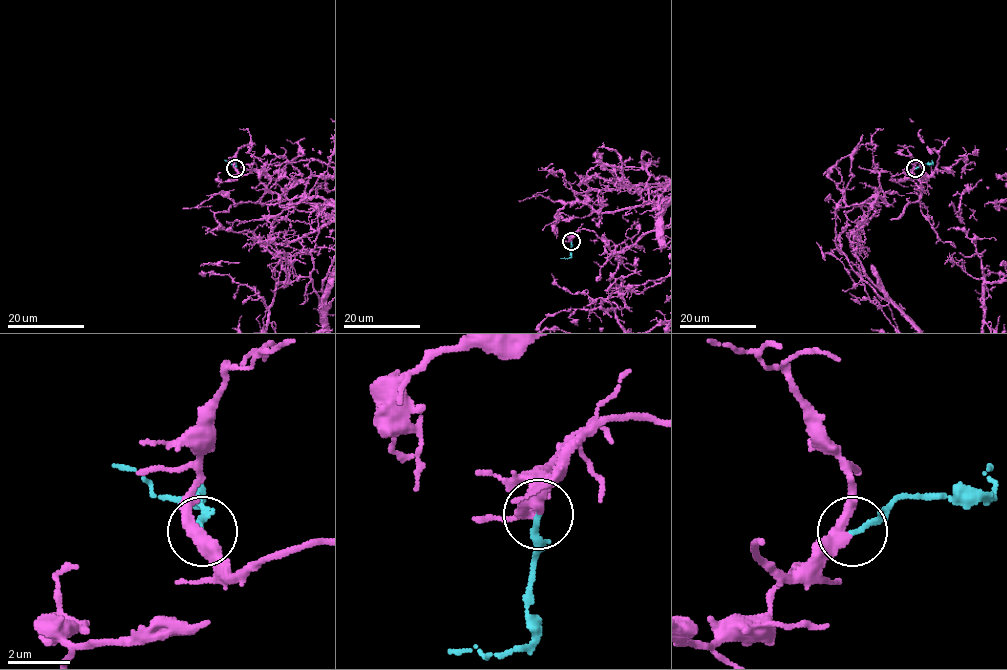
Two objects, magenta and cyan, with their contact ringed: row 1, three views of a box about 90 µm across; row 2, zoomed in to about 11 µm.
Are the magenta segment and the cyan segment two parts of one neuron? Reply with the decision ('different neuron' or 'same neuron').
same neuron

